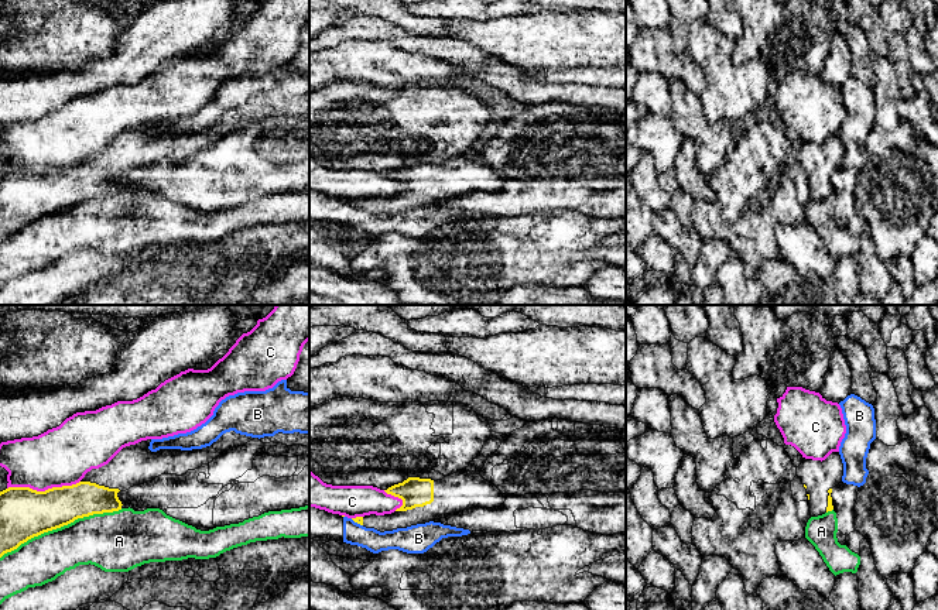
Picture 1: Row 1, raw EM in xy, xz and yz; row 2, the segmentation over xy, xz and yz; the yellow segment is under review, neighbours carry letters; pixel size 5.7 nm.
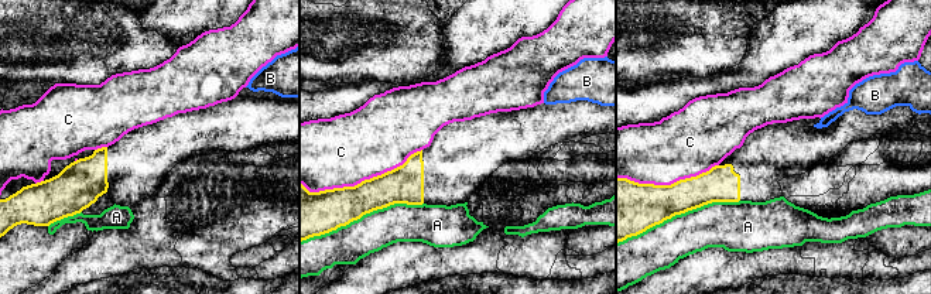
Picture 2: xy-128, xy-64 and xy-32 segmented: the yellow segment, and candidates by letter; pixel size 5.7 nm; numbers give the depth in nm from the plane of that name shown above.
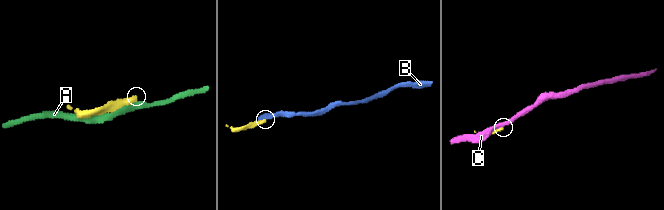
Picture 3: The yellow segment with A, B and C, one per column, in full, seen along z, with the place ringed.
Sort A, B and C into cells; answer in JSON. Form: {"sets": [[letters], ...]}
{"sets": [["A"], ["B"], ["C"]]}

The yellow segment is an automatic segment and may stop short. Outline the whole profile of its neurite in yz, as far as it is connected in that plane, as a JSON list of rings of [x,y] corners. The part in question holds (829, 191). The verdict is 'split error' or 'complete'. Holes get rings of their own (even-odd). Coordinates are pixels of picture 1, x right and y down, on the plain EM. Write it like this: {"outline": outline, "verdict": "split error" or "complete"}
{"outline": [[[832,136],[825,144],[802,143],[797,160],[807,172],[811,201],[833,193],[832,172],[842,167],[843,147],[839,136]]], "verdict": "split error"}

